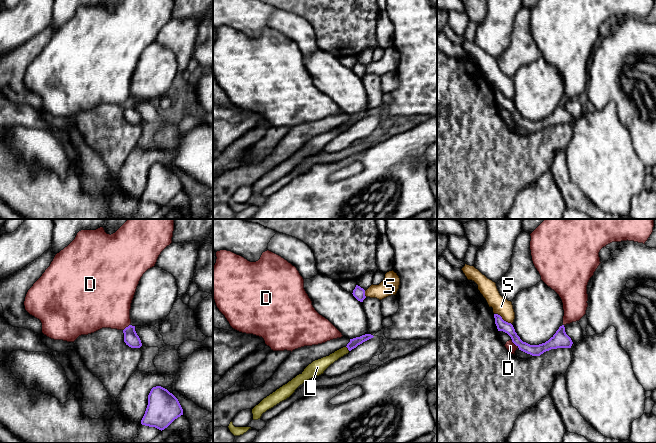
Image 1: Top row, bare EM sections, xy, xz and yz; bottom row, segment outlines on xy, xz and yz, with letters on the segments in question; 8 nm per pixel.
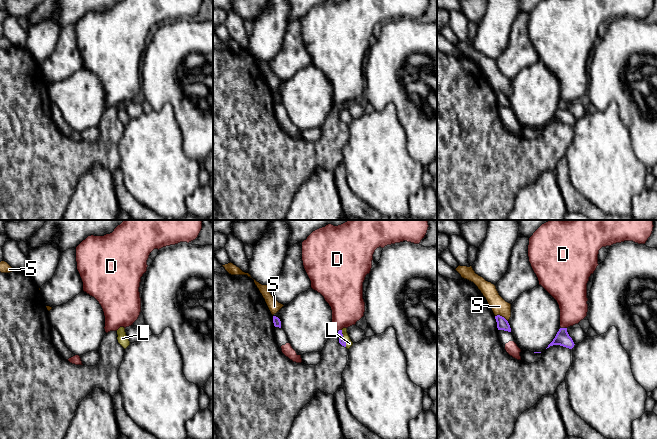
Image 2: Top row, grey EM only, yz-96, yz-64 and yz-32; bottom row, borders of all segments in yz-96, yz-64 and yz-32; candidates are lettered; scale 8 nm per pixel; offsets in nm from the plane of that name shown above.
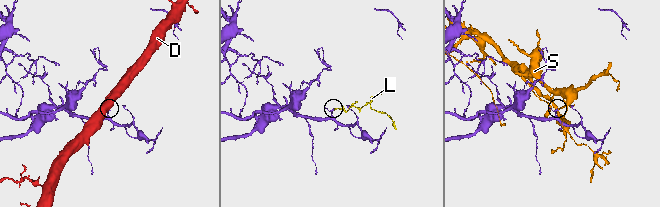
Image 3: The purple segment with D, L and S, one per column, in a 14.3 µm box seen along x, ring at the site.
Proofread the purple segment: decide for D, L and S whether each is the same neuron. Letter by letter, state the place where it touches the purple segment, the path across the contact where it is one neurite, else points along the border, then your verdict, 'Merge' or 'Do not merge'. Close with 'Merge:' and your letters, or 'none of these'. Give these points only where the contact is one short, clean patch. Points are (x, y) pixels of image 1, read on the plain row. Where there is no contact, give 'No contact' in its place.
D: Touches purple at yz (515, 120). Do not merge
L: Touches purple at xz (347, 123). Path across: xz (354, 118), (347, 123), (322, 140). Merge
S: Touches purple at yz (502, 95). Do not merge
Merge: L

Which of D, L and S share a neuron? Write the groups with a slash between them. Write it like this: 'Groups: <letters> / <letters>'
Groups: D / L / S

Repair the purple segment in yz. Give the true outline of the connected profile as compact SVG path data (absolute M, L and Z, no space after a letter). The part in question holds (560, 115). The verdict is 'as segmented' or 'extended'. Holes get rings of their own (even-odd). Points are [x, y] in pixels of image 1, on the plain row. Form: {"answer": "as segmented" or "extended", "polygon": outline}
{"answer": "as segmented", "polygon": "M494 90L494 94L498 107L507 109L519 126L532 132L540 132L551 125L571 124L573 120L571 114L565 108L564 101L560 102L556 109L545 119L530 121L520 115L511 99L504 97L498 90Z"}

